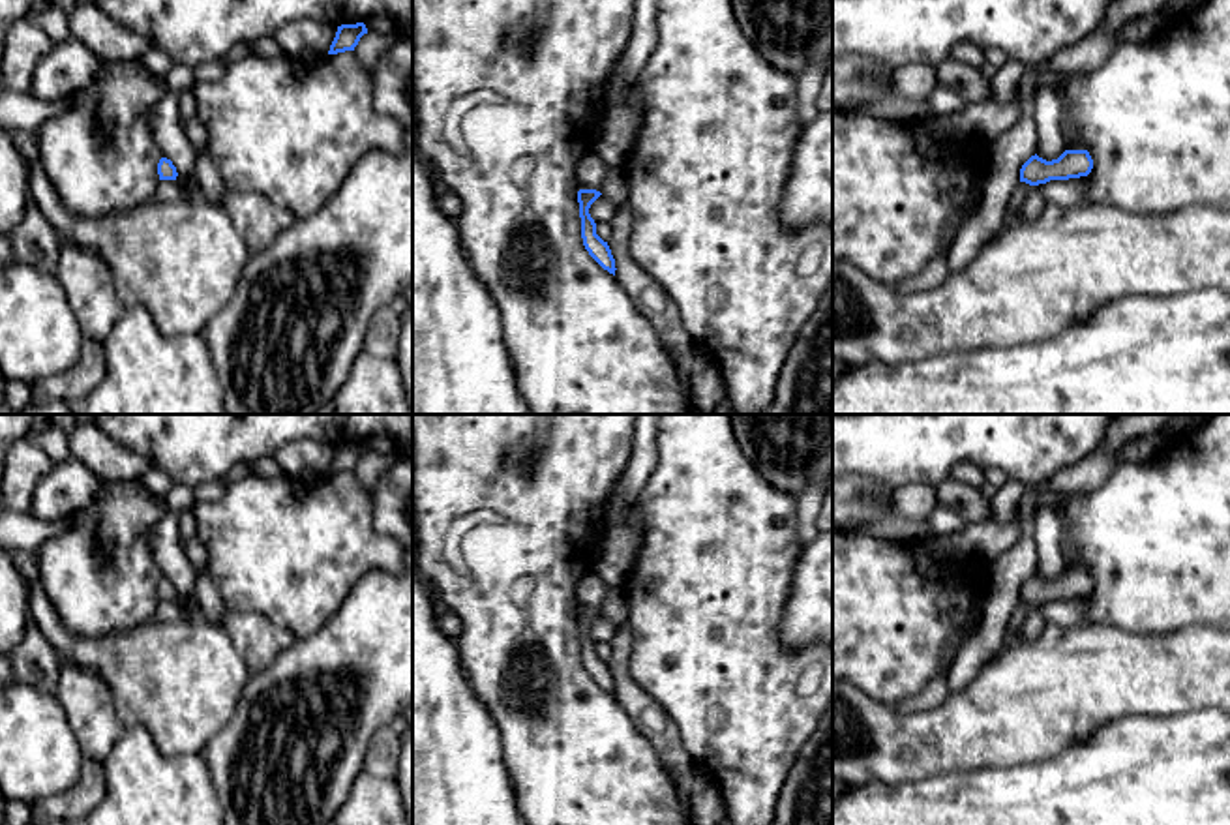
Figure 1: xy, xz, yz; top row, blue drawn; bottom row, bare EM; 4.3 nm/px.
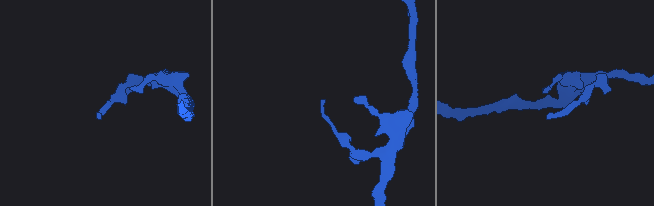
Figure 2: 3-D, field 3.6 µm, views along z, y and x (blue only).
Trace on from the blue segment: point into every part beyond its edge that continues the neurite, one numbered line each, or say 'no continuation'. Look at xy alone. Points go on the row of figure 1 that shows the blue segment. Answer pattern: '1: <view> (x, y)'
no continuation

